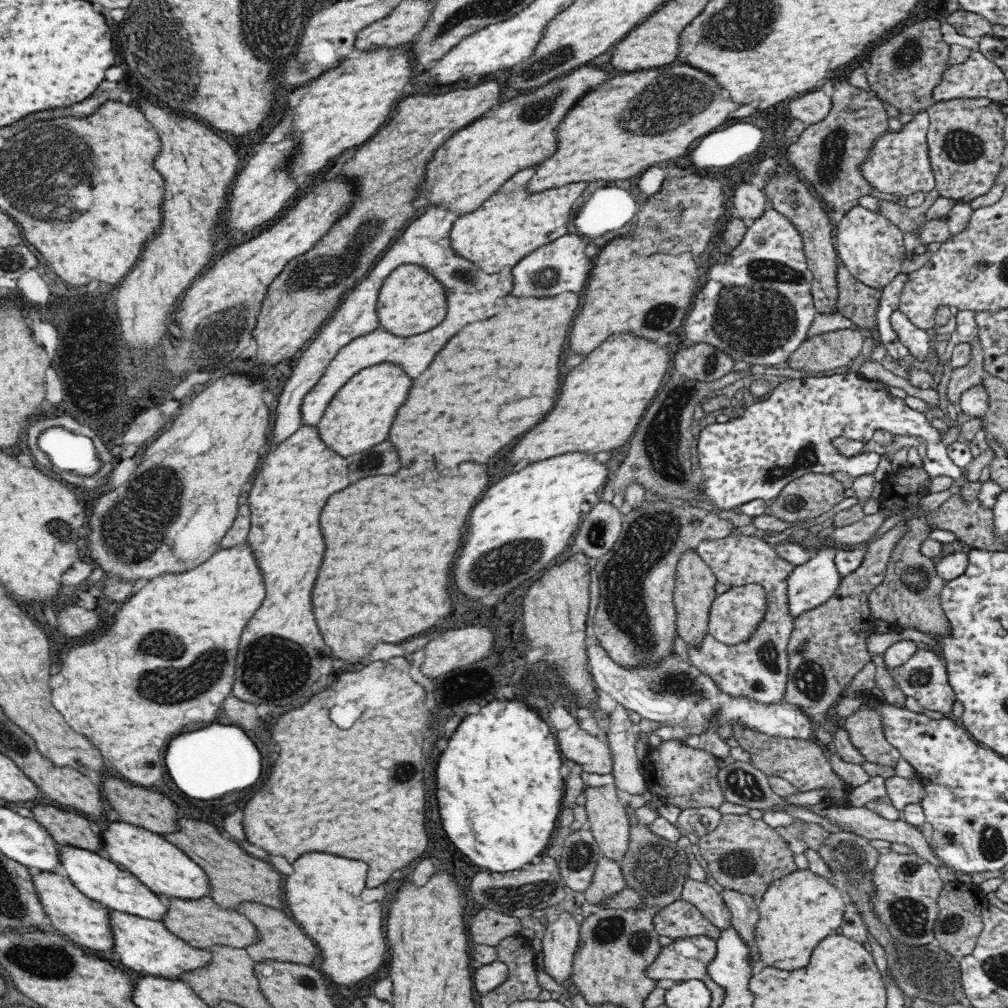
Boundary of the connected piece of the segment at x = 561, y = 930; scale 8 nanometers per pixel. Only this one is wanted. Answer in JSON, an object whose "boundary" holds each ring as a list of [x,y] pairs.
{"boundary":[[[563,912],[558,919],[546,924],[546,932],[541,939],[543,951],[543,970],[560,985],[570,983],[573,973],[572,958],[578,946],[580,925],[570,913]]]}

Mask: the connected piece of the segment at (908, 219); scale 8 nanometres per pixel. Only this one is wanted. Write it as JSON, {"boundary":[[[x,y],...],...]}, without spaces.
{"boundary":[[[936,190],[925,197],[922,205],[916,208],[907,208],[900,206],[891,200],[884,200],[877,198],[878,212],[893,222],[898,228],[902,230],[915,231],[920,225],[924,227],[926,218],[925,212],[932,206],[932,202],[940,196]]]}

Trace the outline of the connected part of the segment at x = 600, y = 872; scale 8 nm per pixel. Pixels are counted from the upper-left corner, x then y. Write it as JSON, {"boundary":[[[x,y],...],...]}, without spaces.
{"boundary":[[[602,856],[602,858],[598,858],[592,882],[583,892],[583,896],[589,904],[597,908],[597,905],[604,898],[608,898],[608,896],[612,896],[626,887],[619,863],[612,858]]]}

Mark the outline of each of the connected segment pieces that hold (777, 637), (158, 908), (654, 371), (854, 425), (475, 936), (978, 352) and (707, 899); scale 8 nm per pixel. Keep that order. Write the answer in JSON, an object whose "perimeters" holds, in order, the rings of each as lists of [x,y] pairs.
{"perimeters":[[[[745,530],[720,540],[700,542],[696,551],[704,563],[710,566],[717,582],[727,584],[731,588],[748,584],[762,586],[766,591],[766,612],[750,639],[727,646],[708,633],[696,647],[687,648],[689,660],[732,696],[749,696],[766,704],[782,702],[788,678],[787,645],[794,622],[794,617],[790,615],[786,605],[786,580],[795,566],[780,558],[764,540],[750,535]]],[[[58,844],[56,849],[58,849],[58,866],[61,868],[61,873],[68,877],[74,886],[88,898],[109,909],[150,920],[160,921],[160,918],[166,914],[166,905],[161,896],[153,893],[134,874],[120,870],[118,865],[110,859],[102,858],[92,850],[84,850],[82,847],[69,844]]],[[[630,334],[606,338],[598,350],[590,352],[580,366],[568,372],[554,410],[520,438],[508,454],[510,462],[540,462],[568,452],[598,454],[626,444],[669,374],[668,360],[668,348],[658,348],[644,338]]],[[[851,370],[824,377],[788,378],[775,386],[762,400],[748,405],[742,416],[720,424],[708,424],[706,428],[700,430],[695,447],[698,468],[703,476],[702,488],[705,499],[719,511],[727,512],[739,509],[746,502],[756,499],[771,503],[790,480],[804,474],[847,472],[848,476],[854,477],[866,473],[873,474],[878,468],[880,455],[876,452],[866,452],[853,457],[842,456],[834,447],[833,440],[838,436],[844,436],[844,438],[862,441],[865,444],[871,440],[876,430],[887,430],[898,436],[912,435],[925,438],[927,455],[922,459],[921,466],[931,479],[937,476],[948,476],[957,481],[962,476],[966,477],[966,472],[956,466],[946,452],[948,444],[959,440],[958,421],[956,419],[952,421],[947,434],[942,437],[940,432],[932,427],[930,418],[912,410],[904,399],[890,394],[889,388],[890,386],[880,380],[859,377]]],[[[484,908],[468,922],[470,938],[479,945],[496,946],[502,938],[520,933],[520,919]]],[[[976,341],[971,342],[972,356],[970,362],[964,366],[954,368],[951,372],[951,376],[946,389],[946,399],[951,410],[956,413],[958,400],[960,394],[978,384],[983,382],[986,376],[991,374],[984,368],[983,360],[984,355],[982,354],[982,347],[978,345]]],[[[687,878],[683,882],[681,898],[693,904],[714,926],[721,931],[733,926],[730,909],[721,893],[705,882]]]]}

